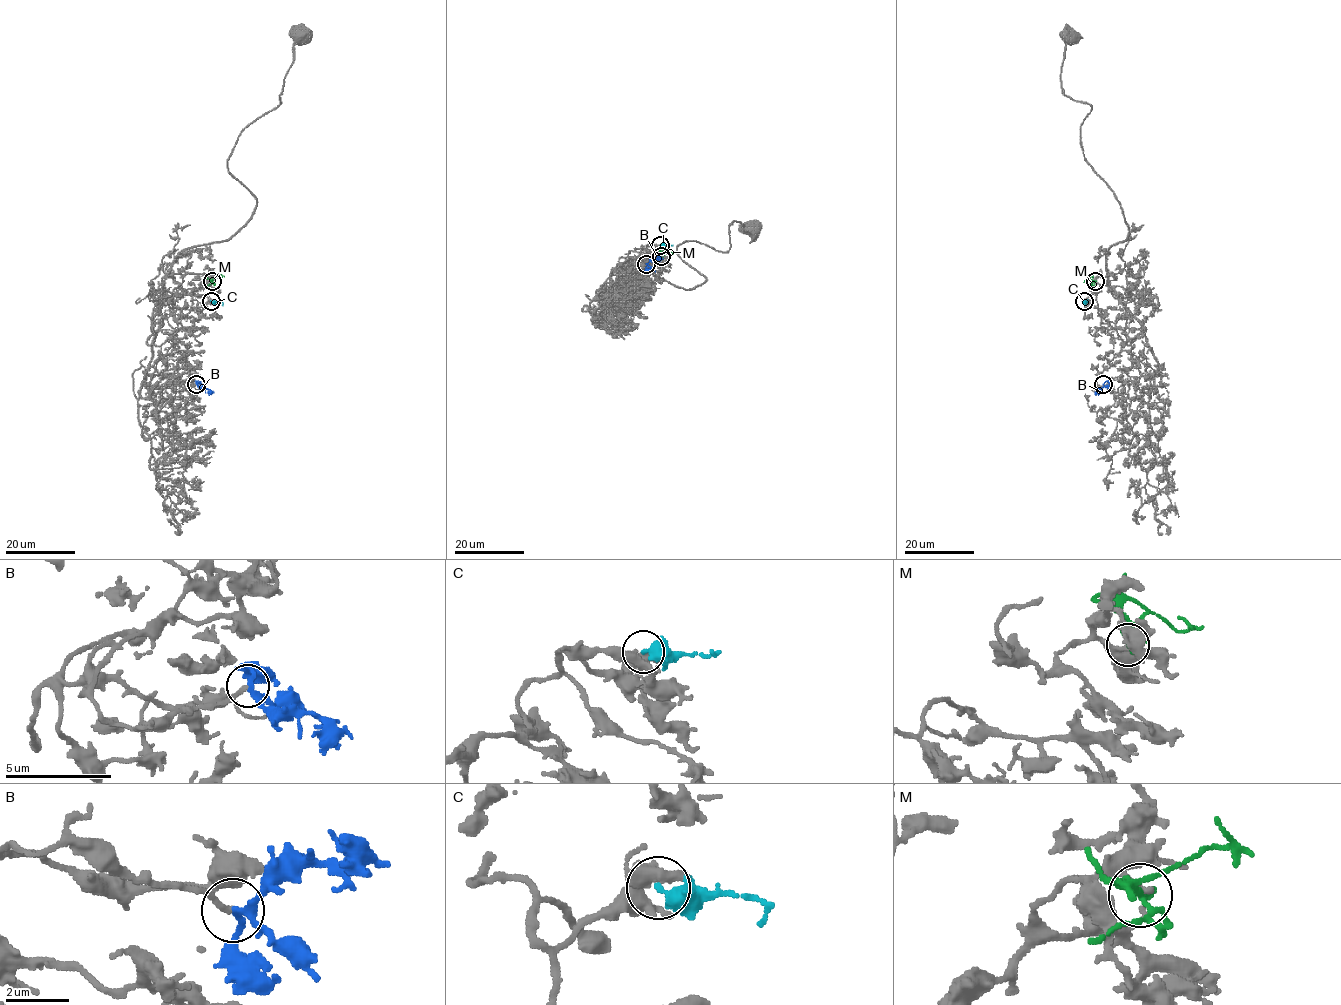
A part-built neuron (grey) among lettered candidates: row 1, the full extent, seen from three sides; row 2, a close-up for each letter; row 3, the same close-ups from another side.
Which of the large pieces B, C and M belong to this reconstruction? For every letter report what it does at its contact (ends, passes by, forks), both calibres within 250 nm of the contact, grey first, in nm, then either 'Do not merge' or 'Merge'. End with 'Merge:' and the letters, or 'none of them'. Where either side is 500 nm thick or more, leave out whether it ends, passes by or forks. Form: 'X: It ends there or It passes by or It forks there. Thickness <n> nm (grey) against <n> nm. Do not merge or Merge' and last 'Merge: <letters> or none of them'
B: It forks there. Thickness 180 nm (grey) against 180 nm. Merge
C: Thickness 600 nm (grey) against 480 nm. Do not merge
M: It forks there. Thickness 240 nm (grey) against 150 nm. Do not merge
Merge: B

